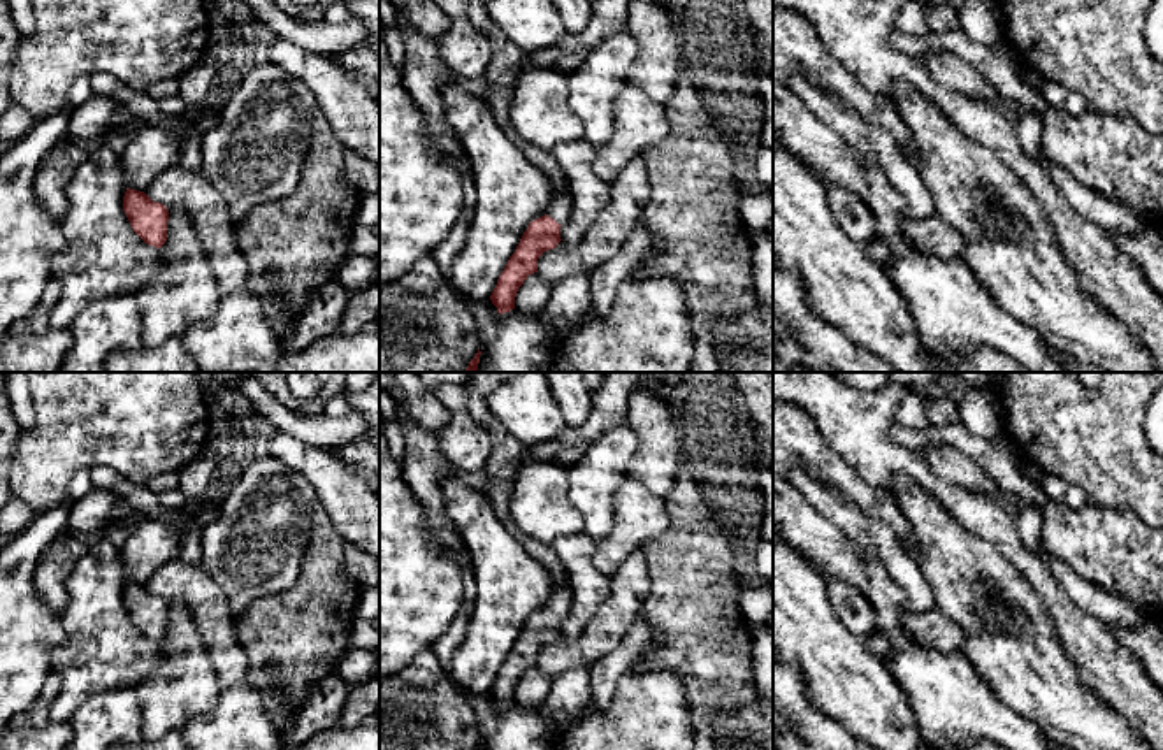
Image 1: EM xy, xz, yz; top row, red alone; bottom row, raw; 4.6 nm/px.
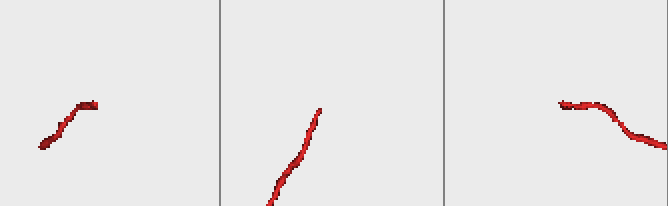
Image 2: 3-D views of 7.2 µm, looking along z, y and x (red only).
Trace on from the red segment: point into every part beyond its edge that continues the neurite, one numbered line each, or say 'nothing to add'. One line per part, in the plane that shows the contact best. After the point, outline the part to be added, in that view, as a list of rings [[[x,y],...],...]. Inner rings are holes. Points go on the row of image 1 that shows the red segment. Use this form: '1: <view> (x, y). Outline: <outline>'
1: xz (559, 209). Outline: [[[566,184],[564,193],[552,198],[546,214],[553,218],[559,225],[564,225],[569,220],[571,207],[573,207],[573,200],[569,195],[569,186]]]

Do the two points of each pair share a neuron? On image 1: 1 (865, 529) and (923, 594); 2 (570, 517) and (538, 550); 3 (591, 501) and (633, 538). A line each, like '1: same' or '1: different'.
1: same
2: different
3: different

